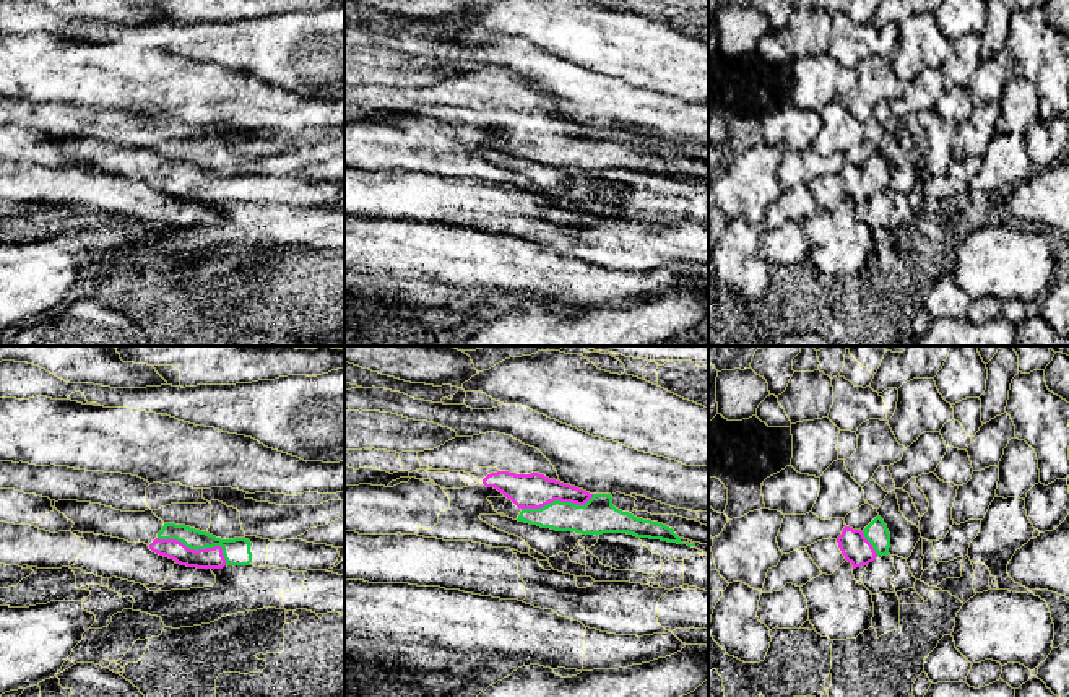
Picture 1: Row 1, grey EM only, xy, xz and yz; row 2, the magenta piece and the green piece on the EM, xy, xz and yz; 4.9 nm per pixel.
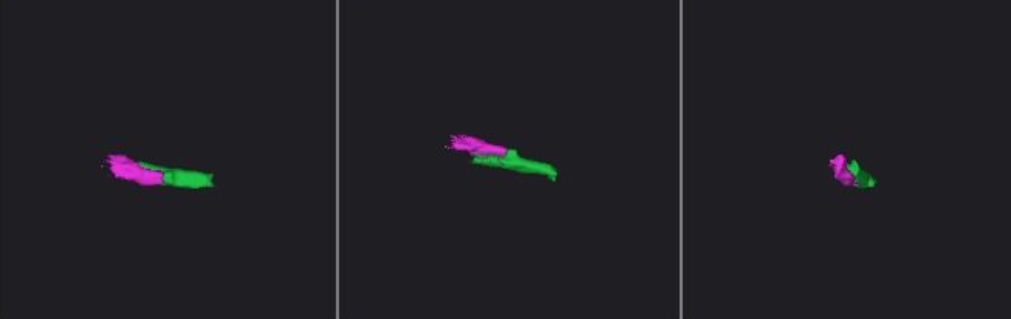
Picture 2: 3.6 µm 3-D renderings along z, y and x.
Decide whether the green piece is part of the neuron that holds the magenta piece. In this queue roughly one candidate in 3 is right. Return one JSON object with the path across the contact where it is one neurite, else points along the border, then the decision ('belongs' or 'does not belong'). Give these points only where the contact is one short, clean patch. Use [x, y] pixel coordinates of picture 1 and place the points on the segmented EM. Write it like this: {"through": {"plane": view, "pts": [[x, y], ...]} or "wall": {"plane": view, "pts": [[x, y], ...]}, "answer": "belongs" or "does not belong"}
{"through": {"plane": "xy", "pts": [[212, 558], [199, 549], [236, 551]]}, "answer": "belongs"}

